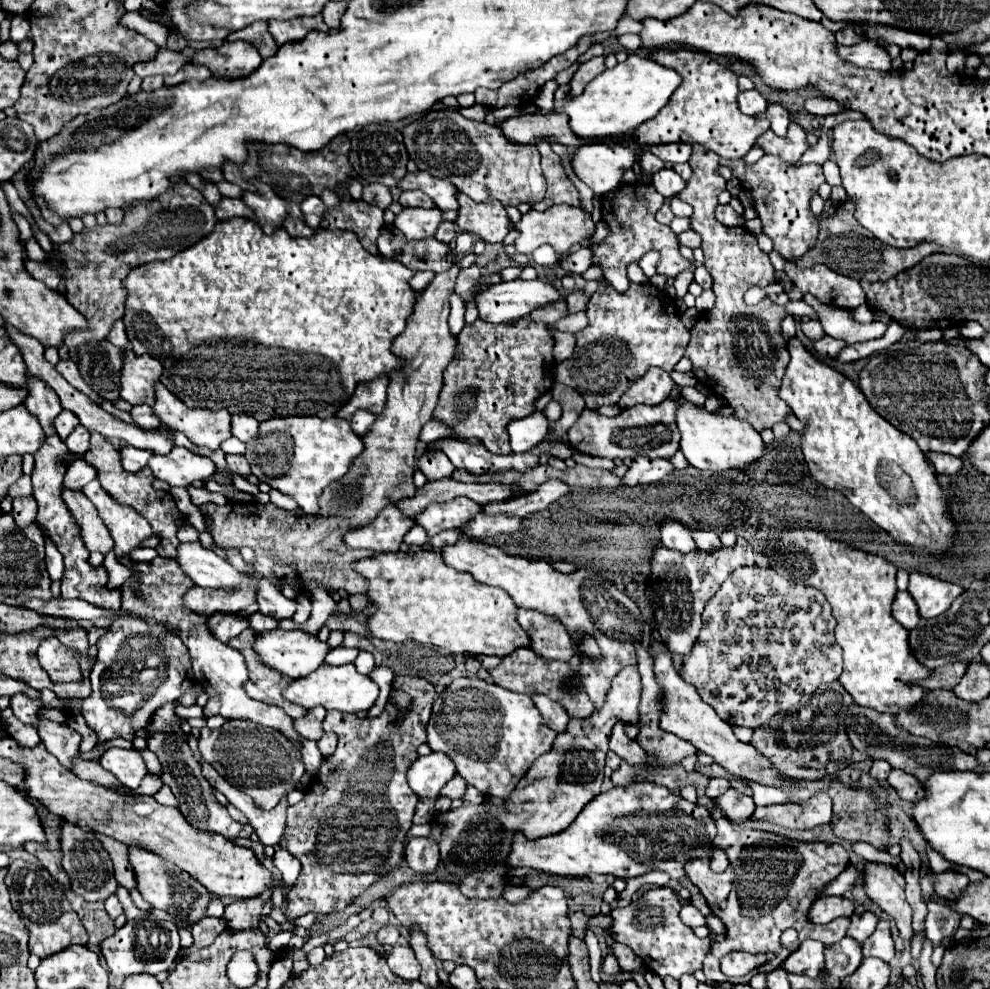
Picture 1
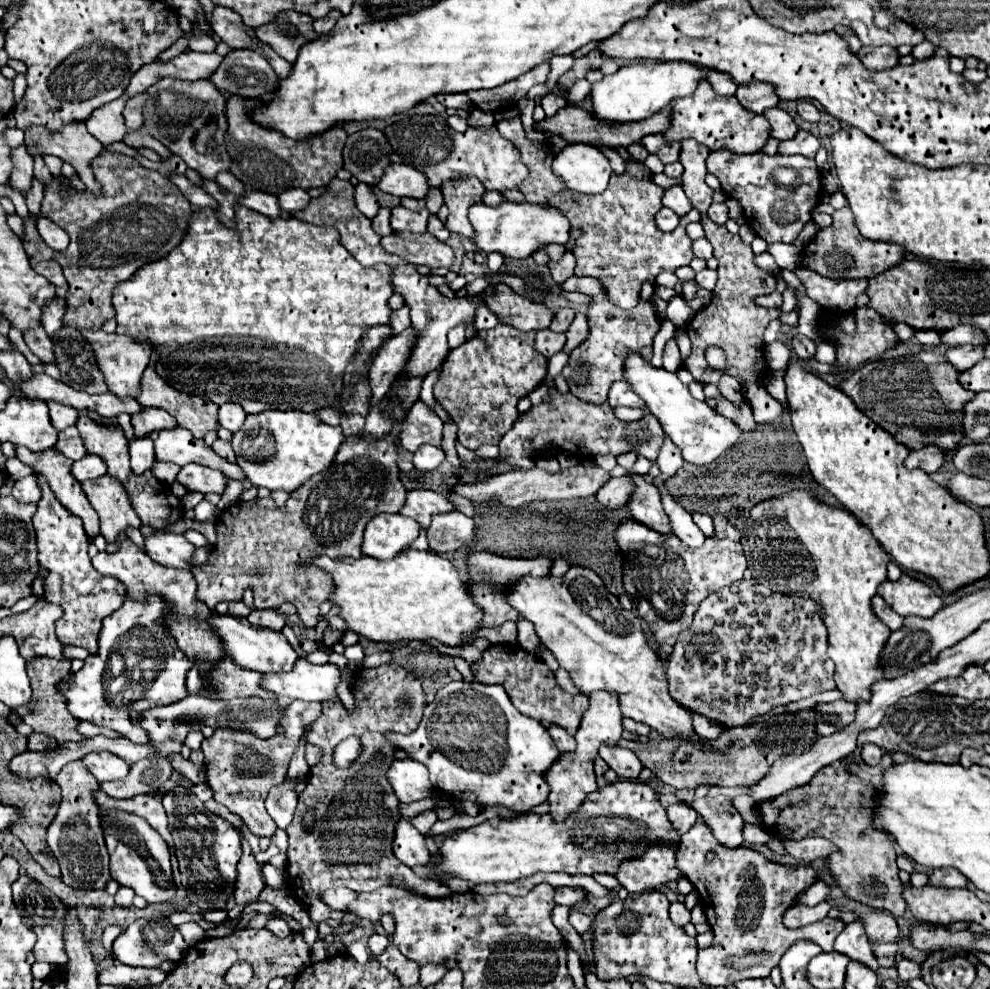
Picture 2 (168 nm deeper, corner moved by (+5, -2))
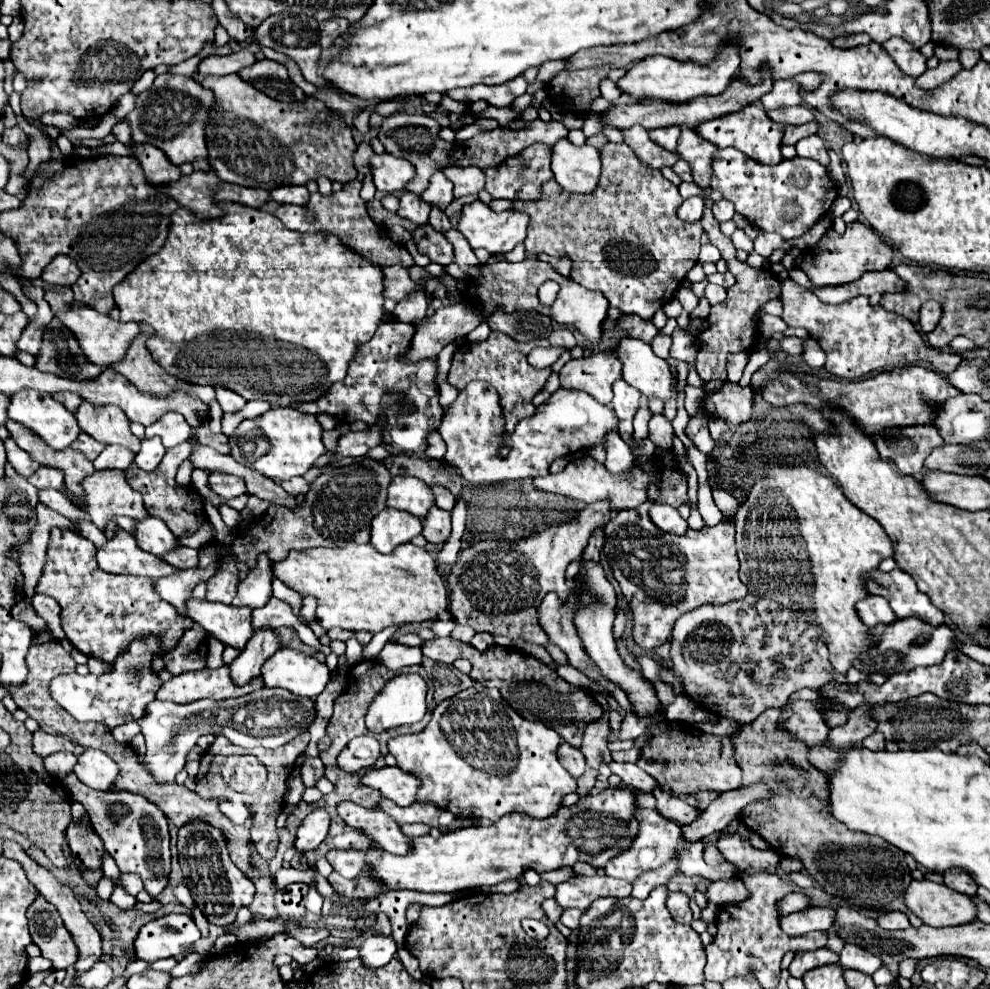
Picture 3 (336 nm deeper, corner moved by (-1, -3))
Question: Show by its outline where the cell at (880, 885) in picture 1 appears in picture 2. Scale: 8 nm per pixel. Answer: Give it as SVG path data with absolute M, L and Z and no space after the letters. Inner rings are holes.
M831 764L821 768L807 786L801 786L791 794L781 794L773 800L761 802L757 806L757 816L767 832L777 836L781 834L785 840L821 836L833 842L837 852L827 858L827 868L831 870L843 894L865 906L889 910L891 914L901 916L907 904L901 896L903 884L897 876L897 852L893 838L873 830L871 826L875 816L873 794L875 788L871 784L847 774L841 764ZM845 784L853 784L853 788L847 788Z

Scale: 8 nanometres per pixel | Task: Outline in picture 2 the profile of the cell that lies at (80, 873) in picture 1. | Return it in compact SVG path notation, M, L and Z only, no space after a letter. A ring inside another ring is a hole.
M81 760L69 762L61 768L55 782L63 790L63 800L57 812L57 818L49 826L47 844L61 866L61 878L71 888L105 888L109 876L109 854L105 848L101 822L99 822L99 806L95 802L93 792L99 790L97 780L85 772Z

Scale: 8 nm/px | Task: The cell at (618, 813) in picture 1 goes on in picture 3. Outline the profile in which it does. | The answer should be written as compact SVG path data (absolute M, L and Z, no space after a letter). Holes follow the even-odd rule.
M609 787L597 795L579 799L571 807L561 807L551 817L545 817L545 819L527 817L525 813L509 813L489 827L465 827L465 829L443 833L437 839L433 839L431 835L415 837L411 839L413 851L407 857L391 855L383 849L371 849L365 853L355 851L355 849L349 849L349 851L333 849L327 853L327 859L333 865L333 869L347 879L357 877L361 871L369 871L373 877L381 879L391 889L415 889L415 891L425 891L425 893L455 893L455 891L473 889L481 885L491 887L491 885L497 885L509 879L521 879L527 869L545 873L545 871L555 871L559 867L573 867L575 863L581 863L581 861L595 865L595 867L603 867L607 865L607 861L611 861L611 857L631 847L631 841L635 839L637 831L639 831L639 821L635 821L635 793L627 787Z

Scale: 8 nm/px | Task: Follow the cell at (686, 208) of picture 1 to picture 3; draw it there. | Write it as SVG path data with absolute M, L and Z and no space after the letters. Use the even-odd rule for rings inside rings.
M607 143L607 147L601 149L601 159L603 159L603 173L601 173L601 181L599 181L599 187L597 187L595 193L575 195L575 193L567 193L563 187L559 187L557 181L547 181L543 185L543 197L539 201L515 201L513 203L515 211L523 211L523 213L527 213L531 217L531 225L527 229L527 239L525 239L525 249L531 255L539 255L539 253L547 253L547 255L553 255L553 257L569 255L571 261L573 261L571 279L575 283L579 283L579 285L583 285L585 289L591 289L591 291L601 291L607 297L609 305L621 309L623 313L635 313L639 317L643 317L643 319L651 319L655 315L655 311L659 311L669 299L673 299L673 293L685 281L685 273L697 263L697 257L699 257L699 237L703 233L703 227L701 227L699 221L697 223L685 223L685 221L681 221L677 217L675 209L683 201L683 197L679 195L679 189L671 181L663 179L659 169L651 169L649 165L643 165L639 161L639 157L635 157L635 153L631 153L629 145L625 145L625 143L621 143L621 145Z

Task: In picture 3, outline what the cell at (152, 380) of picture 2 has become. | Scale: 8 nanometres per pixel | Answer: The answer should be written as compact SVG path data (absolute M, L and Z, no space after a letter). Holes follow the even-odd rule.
M141 325L141 335L133 341L133 345L127 351L127 357L123 361L119 361L113 369L121 375L125 375L141 393L147 395L157 395L157 397L169 397L173 393L189 393L199 397L205 405L211 405L211 401L215 399L215 389L201 387L201 385L191 385L185 383L173 375L167 375L163 367L159 367L151 353L147 351L147 335L151 333L149 325Z

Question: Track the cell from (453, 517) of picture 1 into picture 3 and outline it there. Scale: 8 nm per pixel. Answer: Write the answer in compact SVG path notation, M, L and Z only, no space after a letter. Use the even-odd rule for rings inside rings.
M393 477L393 483L389 485L387 507L425 519L429 509L435 507L435 497L431 487L415 477Z

